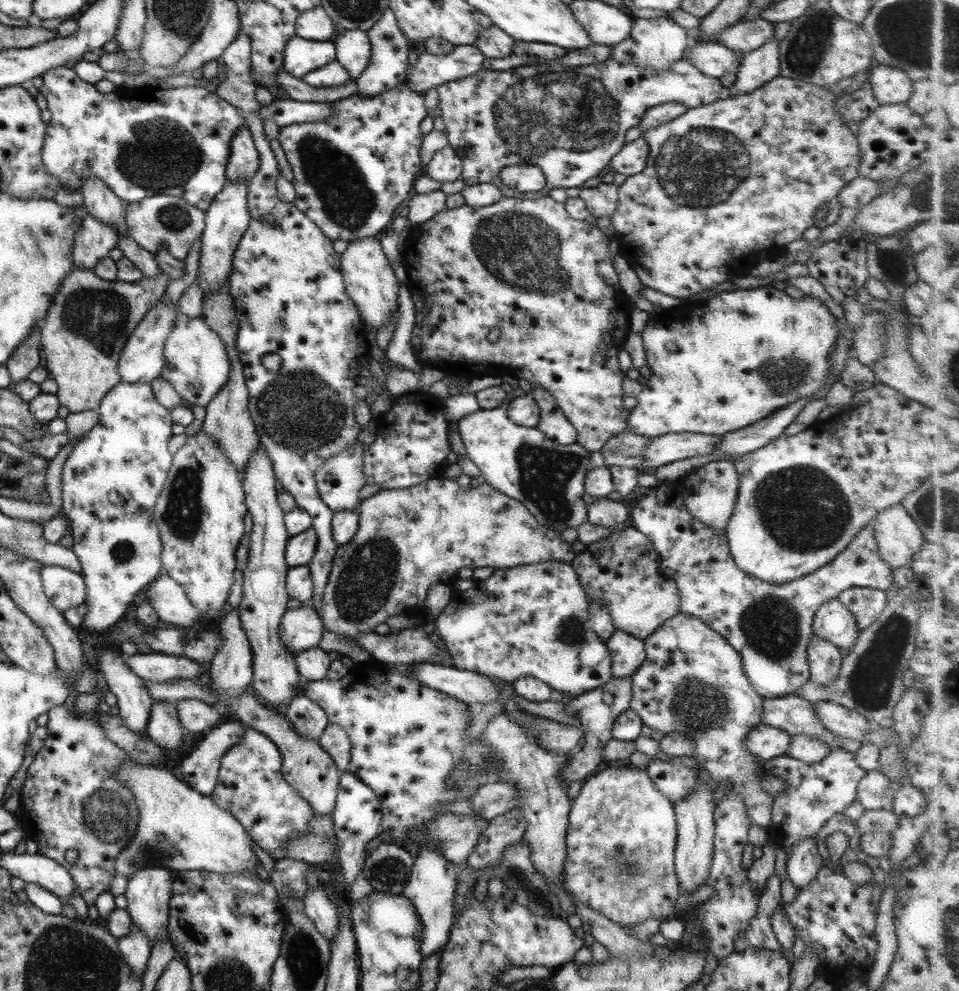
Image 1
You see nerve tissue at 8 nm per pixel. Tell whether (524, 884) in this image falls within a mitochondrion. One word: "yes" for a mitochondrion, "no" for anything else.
yes

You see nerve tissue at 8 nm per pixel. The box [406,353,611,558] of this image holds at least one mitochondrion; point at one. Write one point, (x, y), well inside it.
(545, 474)

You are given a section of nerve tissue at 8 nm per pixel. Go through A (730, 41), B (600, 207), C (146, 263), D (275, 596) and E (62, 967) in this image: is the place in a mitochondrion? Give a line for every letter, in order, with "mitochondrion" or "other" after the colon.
A: other
B: other
C: other
D: other
E: mitochondrion

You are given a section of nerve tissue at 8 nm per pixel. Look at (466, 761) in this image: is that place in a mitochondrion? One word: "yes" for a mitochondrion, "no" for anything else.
yes

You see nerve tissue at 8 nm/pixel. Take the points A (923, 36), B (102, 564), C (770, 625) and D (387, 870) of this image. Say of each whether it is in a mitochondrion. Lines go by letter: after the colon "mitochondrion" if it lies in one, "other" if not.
A: mitochondrion
B: other
C: mitochondrion
D: mitochondrion

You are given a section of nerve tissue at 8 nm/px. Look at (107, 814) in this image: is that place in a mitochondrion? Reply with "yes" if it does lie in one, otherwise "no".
yes

